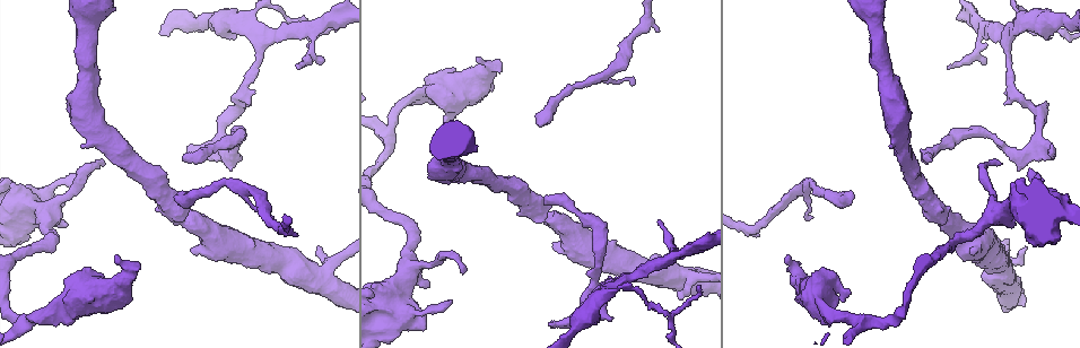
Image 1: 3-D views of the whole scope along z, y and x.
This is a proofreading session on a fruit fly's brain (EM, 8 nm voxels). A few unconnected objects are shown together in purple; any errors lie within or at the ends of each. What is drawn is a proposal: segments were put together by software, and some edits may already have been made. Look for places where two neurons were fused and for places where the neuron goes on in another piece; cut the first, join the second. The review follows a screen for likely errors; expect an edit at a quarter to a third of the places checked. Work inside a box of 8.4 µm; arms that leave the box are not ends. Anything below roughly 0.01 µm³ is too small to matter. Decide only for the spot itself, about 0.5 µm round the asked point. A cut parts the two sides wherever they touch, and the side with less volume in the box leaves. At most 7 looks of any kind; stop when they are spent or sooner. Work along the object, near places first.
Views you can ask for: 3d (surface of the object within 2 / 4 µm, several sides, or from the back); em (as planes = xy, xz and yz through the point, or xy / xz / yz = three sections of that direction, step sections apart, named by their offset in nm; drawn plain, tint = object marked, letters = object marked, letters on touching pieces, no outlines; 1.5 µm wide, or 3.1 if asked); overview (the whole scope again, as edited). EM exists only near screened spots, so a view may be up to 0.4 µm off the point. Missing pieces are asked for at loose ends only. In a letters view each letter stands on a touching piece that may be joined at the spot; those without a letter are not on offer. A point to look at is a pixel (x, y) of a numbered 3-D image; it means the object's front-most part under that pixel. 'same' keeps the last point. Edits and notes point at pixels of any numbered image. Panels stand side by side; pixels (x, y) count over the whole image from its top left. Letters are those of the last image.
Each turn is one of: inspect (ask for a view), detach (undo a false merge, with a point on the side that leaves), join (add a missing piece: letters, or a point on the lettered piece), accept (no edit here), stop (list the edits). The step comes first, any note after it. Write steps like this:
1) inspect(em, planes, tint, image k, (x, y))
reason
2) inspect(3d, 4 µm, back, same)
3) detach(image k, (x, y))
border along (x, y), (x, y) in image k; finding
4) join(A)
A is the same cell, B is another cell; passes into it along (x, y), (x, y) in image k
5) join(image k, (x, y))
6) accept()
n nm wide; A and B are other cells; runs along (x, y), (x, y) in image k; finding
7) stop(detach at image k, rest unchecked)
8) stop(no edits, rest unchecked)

inspect(3d, 2 µm, image 1, (50, 236))
abrupt turn

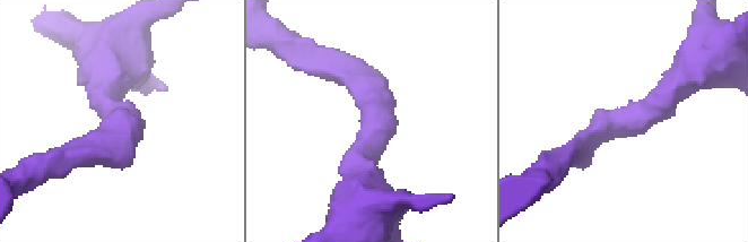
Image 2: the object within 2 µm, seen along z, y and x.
inspect(em, planes, letters, image 2, (377, 100))
arms of 220, 320 nm

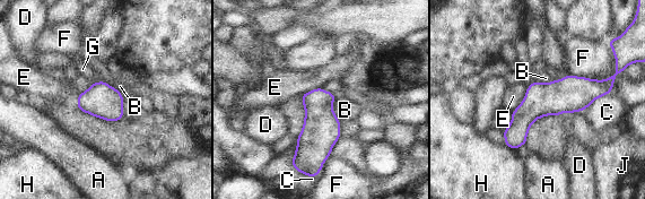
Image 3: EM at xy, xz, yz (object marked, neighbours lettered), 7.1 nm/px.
accept()
A, B, C, D, E, F, G, H and J are other cells; runs along (604, 87), (547, 98), (508, 143) in image 3; all the same neuron

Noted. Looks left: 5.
inspect(em, xz, step 8, tint, image 1, (185, 221))
a narrow waist

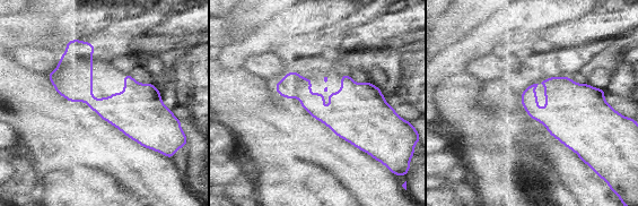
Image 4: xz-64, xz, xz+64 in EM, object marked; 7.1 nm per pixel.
inspect(em, planes, letters, same)
cut it another way

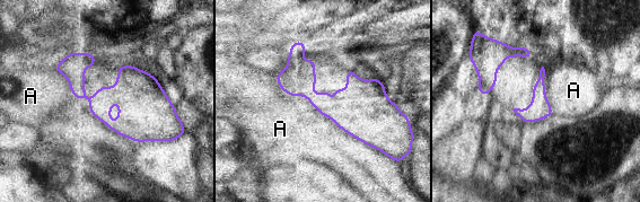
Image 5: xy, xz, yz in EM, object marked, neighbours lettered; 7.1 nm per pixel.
accept()
A touches over 950 nm; A is another cell; all the same neuron

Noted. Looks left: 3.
inspect(em, planes, plain, image 1, (328, 270))
thin arm on a thick one

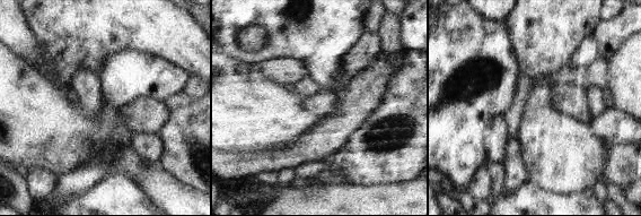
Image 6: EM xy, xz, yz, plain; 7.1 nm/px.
inspect(em, planes, letters, same)
see the neighbours

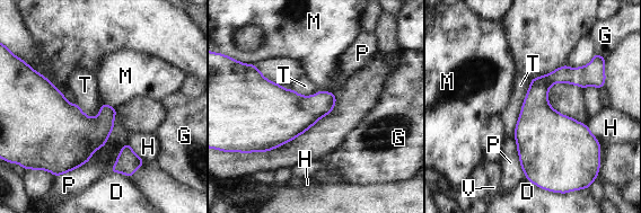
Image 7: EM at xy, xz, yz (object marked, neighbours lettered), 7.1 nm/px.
accept()
D, G, H, M, P, T and V are other cells; border along (530, 80), (517, 124), (514, 129) in image 7; one neuron here

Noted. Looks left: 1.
stop(no edits, rest unchecked)

